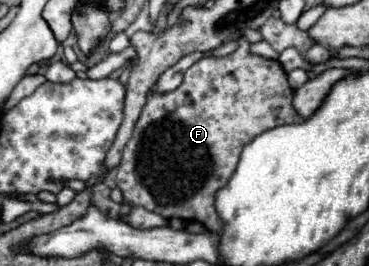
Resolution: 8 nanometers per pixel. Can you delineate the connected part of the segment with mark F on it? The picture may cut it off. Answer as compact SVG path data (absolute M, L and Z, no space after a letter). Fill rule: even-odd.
M239 38L239 46L225 58L201 58L183 76L179 88L159 94L149 92L147 104L135 122L133 136L123 150L121 164L117 166L117 188L123 192L125 202L131 206L143 206L163 218L181 218L201 222L209 232L221 230L221 220L215 212L215 192L223 188L237 168L239 154L247 142L275 126L293 124L303 120L293 108L293 88L287 82L287 74L277 60L267 60L249 54L249 42Z

